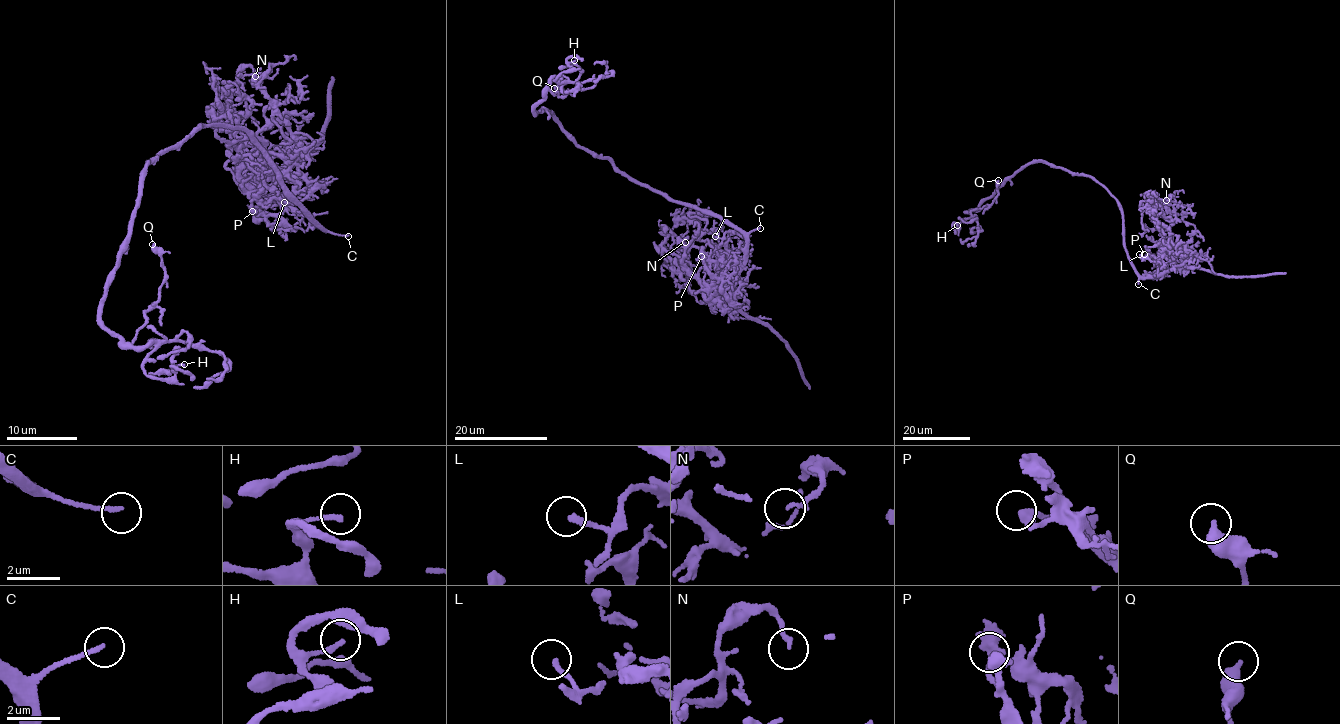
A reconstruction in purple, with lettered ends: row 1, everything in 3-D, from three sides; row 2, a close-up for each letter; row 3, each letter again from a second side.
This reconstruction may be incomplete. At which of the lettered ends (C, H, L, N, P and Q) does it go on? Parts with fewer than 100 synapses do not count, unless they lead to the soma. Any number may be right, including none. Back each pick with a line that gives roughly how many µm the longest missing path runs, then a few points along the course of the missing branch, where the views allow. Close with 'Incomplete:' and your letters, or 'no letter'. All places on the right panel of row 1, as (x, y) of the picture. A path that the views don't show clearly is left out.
Incomplete: no letter

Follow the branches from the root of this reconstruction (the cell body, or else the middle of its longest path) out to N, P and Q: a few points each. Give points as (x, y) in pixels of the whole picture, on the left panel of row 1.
N: (225, 127), (247, 132), (283, 194), (322, 229), (239, 173), (231, 94), (238, 72), (250, 65), (255, 76)
P: (225, 127), (247, 132), (283, 194), (322, 228), (271, 191), (257, 216), (264, 216), (252, 211)
Q: (225, 127), (198, 126), (147, 165), (100, 315), (122, 341), (133, 341), (158, 299), (165, 272), (152, 244)

